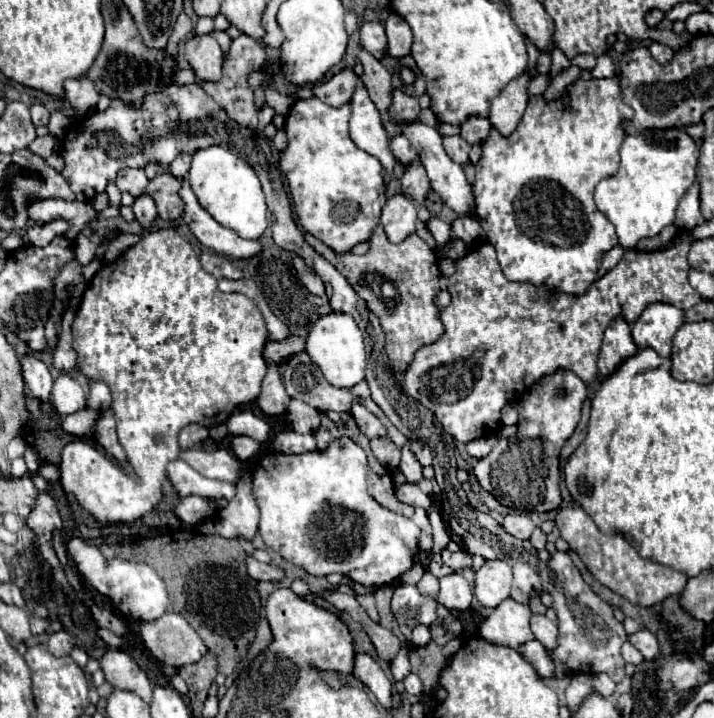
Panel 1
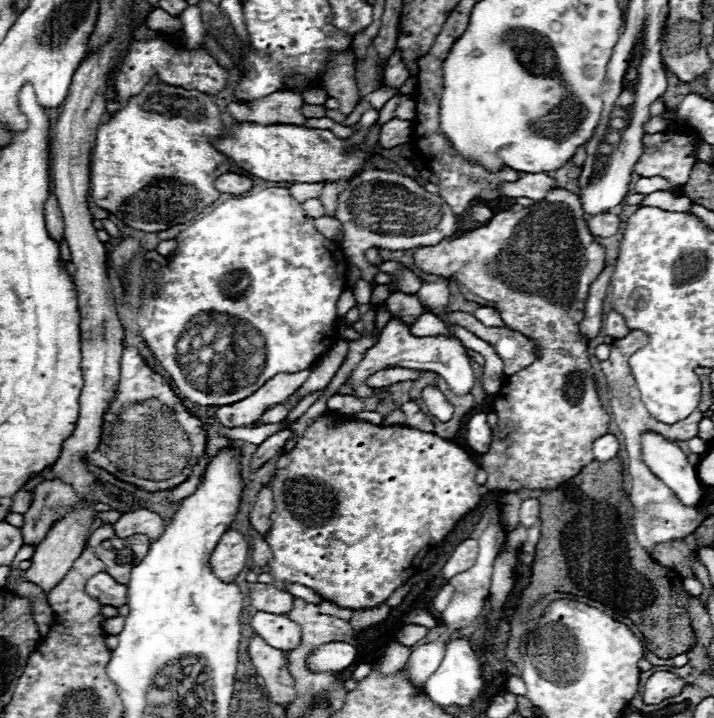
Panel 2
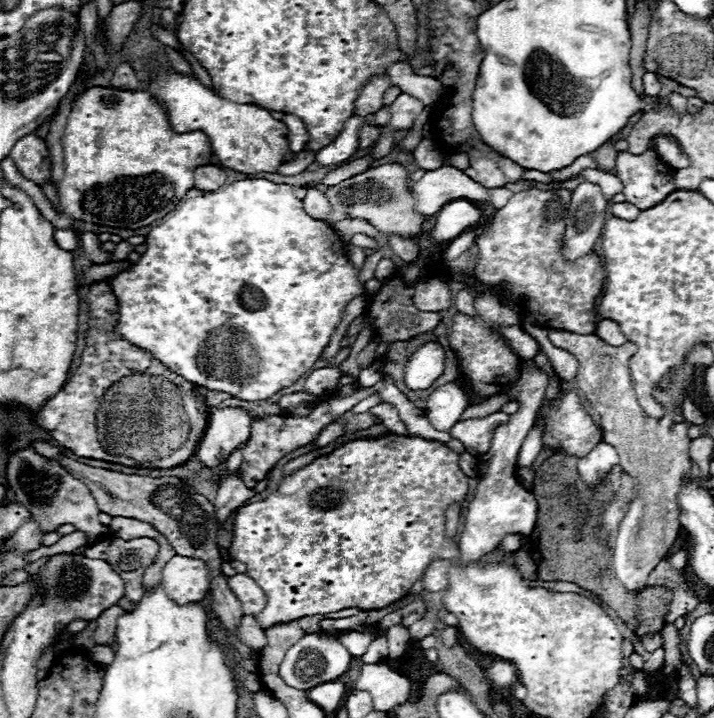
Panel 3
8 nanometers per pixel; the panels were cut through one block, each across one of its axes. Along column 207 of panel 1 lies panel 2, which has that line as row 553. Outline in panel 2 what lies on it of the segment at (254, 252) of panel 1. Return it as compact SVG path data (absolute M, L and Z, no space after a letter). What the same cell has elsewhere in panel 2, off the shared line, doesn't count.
M236 530L224 532L210 556L212 574L222 582L234 582L234 578L246 566L246 554L248 542L244 540L244 536Z

